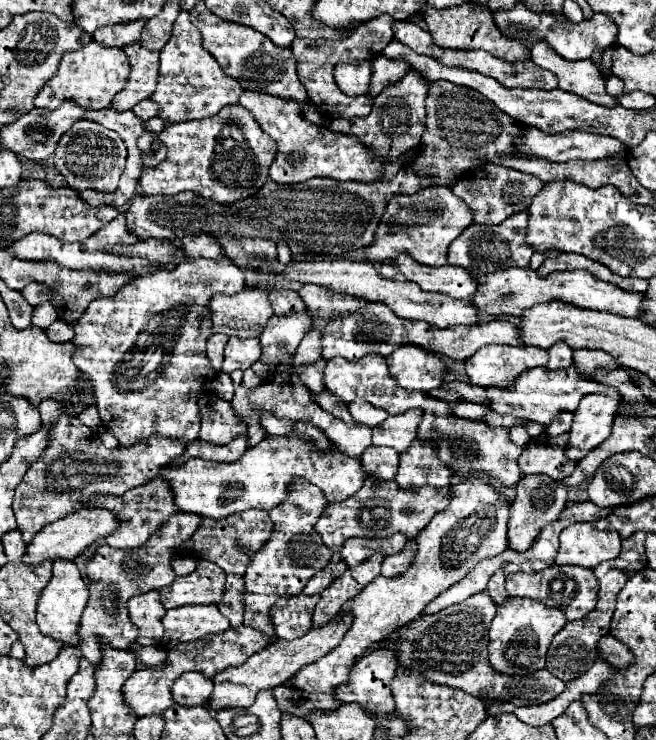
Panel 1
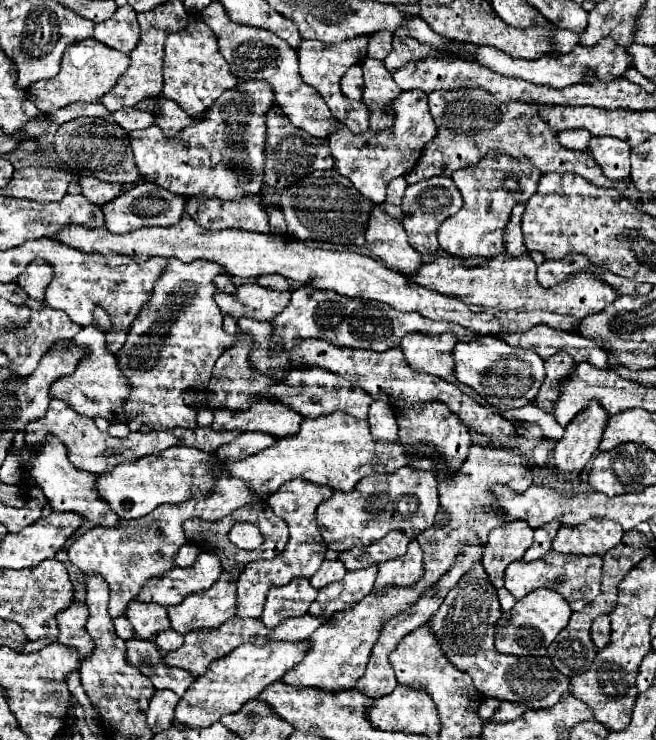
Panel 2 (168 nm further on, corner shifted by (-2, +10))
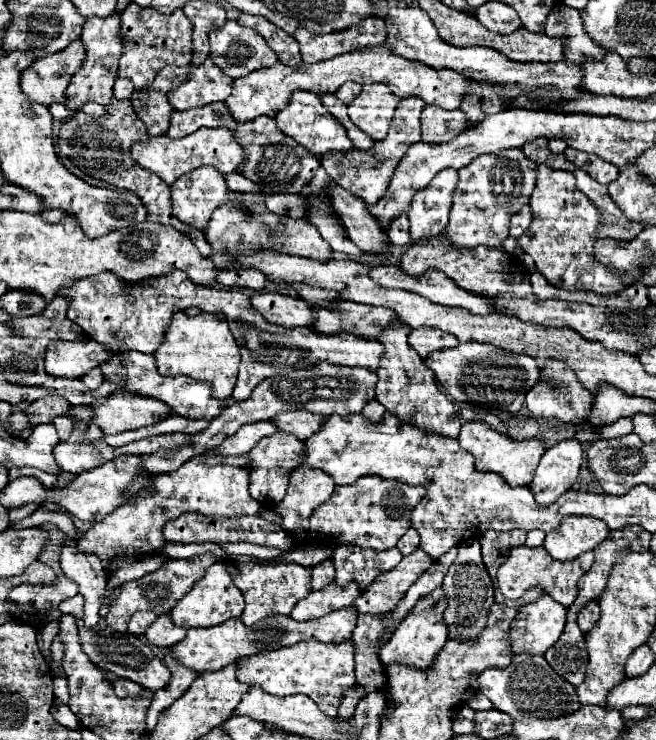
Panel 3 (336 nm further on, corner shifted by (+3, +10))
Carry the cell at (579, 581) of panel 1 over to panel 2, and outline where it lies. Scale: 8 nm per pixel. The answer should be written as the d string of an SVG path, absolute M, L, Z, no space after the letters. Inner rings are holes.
M553 552L547 554L541 560L533 560L533 562L511 562L505 570L505 588L515 596L515 598L523 598L525 594L537 590L537 588L551 588L555 592L559 592L573 610L583 610L587 604L591 604L599 590L601 590L601 566L603 560L601 556L595 558L575 558L575 556L567 556L567 554L559 554Z

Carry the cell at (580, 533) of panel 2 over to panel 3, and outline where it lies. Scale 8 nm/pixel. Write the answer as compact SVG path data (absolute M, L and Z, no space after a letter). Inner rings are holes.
M570 516L560 520L556 530L550 530L544 548L556 560L572 560L586 550L594 550L608 538L608 526L590 516Z

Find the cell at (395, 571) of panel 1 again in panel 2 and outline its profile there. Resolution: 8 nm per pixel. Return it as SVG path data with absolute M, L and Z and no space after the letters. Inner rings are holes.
M411 540L405 556L379 564L379 574L373 592L383 590L383 586L409 586L417 582L421 572L423 572L423 552L417 540Z

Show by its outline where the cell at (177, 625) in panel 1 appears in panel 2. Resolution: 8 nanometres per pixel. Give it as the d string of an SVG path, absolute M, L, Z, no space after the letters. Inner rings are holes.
M223 572L215 586L187 596L181 604L167 608L167 612L171 628L179 634L221 626L235 616L235 580Z

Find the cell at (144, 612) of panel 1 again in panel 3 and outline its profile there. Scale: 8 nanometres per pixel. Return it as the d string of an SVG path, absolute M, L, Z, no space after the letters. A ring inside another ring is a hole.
M136 612L128 622L128 632L134 636L142 636L146 628L156 620L158 616L154 612Z

